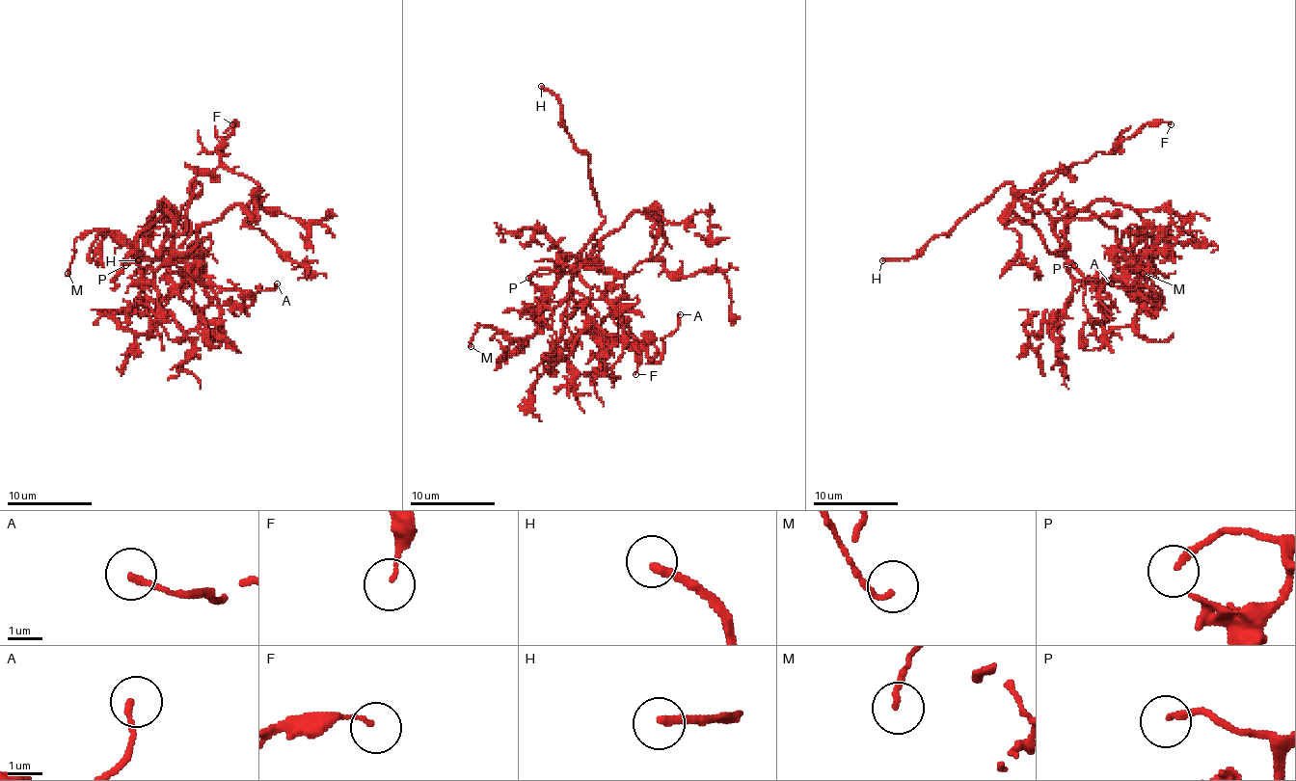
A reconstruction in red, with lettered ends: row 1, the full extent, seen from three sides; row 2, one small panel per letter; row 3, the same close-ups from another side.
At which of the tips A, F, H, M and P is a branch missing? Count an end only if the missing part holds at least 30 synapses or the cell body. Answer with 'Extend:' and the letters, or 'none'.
Extend: H, P

